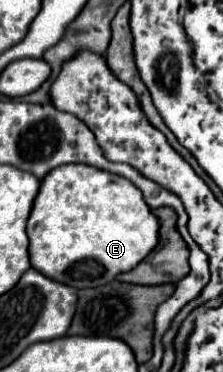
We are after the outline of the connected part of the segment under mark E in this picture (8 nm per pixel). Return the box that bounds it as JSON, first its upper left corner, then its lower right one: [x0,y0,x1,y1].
[27,165,159,289]

